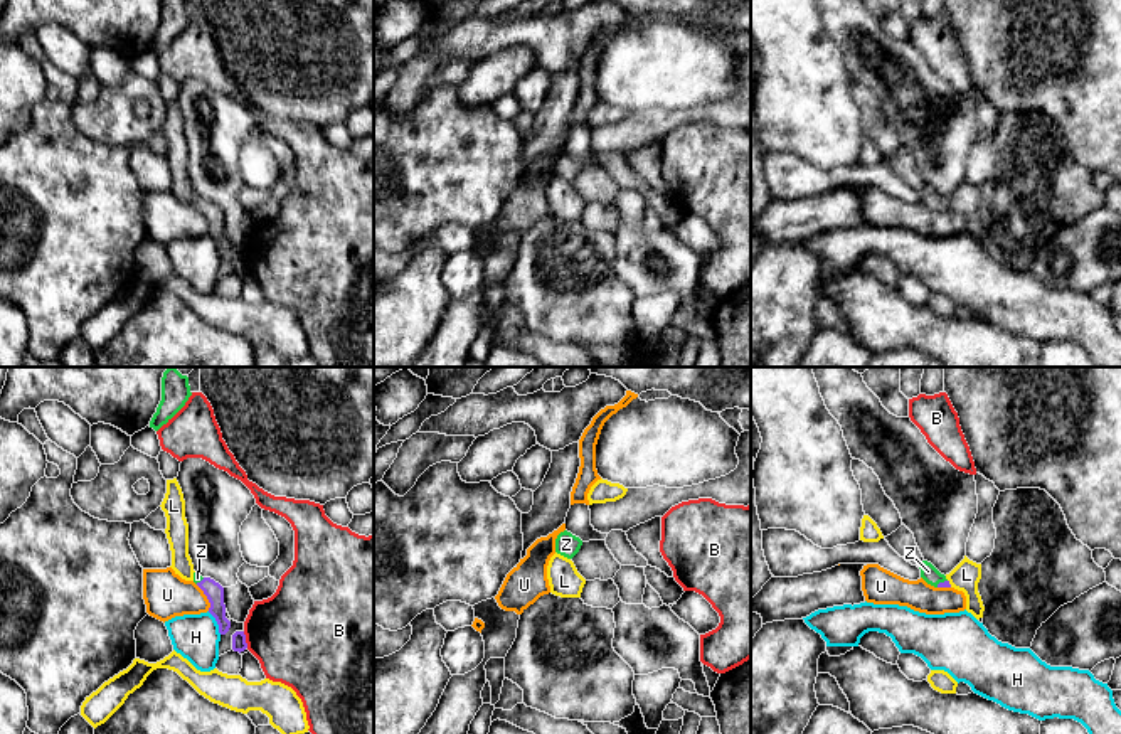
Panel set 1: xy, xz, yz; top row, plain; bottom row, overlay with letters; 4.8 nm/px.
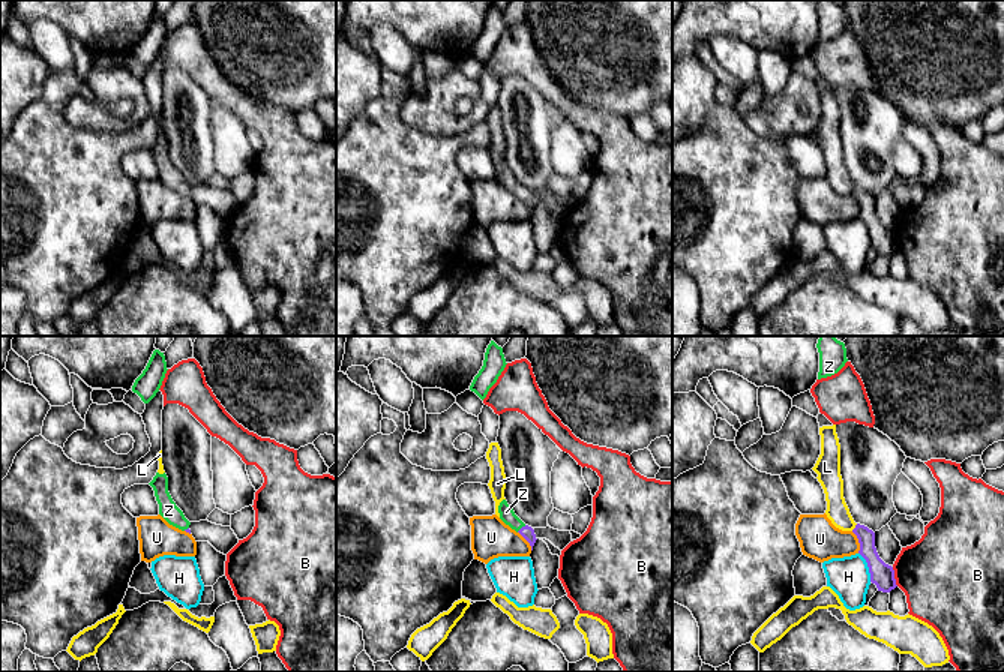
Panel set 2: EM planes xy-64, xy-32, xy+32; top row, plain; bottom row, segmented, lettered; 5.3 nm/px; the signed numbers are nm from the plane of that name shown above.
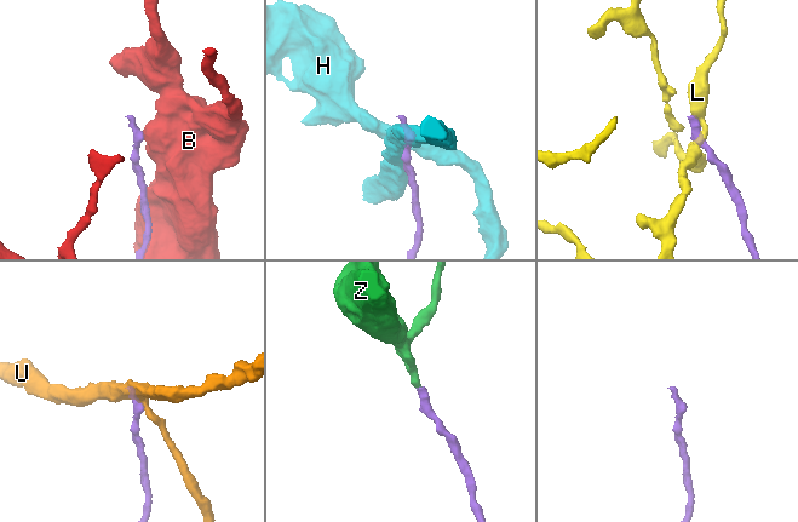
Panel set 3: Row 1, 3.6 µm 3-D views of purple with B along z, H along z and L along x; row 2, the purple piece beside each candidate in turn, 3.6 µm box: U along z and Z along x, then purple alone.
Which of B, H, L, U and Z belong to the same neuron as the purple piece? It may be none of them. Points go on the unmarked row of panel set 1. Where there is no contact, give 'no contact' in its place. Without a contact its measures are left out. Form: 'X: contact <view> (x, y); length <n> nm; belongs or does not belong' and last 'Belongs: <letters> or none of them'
B: contact xy (244, 263); length 80 nm; does not belong
H: contact xy (217, 246); length 130 nm; does not belong
L: contact yz (948, 206); length 40 nm; does not belong
U: contact xy (207, 221); length 140 nm; does not belong
Z: contact yz (941, 206); length 70 nm; belongs
Belongs: Z

